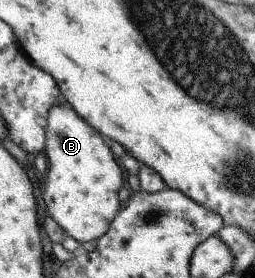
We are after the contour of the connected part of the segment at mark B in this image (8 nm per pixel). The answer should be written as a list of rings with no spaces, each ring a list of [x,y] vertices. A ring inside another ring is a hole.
[[[64,102],[51,105],[45,117],[43,155],[46,171],[42,179],[42,198],[48,216],[56,221],[65,235],[83,247],[86,241],[104,235],[117,214],[121,203],[116,193],[120,187],[125,187],[125,171],[114,160],[100,134]]]

